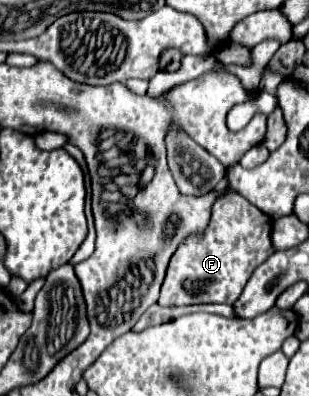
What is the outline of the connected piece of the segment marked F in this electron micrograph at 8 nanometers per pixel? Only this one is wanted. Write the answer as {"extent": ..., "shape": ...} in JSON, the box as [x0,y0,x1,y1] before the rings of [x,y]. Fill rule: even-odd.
{"extent":[160,193,272,305],"shape":[[[228,193],[212,205],[212,217],[204,231],[186,237],[170,259],[160,289],[160,305],[194,305],[194,303],[226,303],[234,305],[248,277],[272,253],[270,243],[272,219],[252,207],[240,193]],[[192,285],[192,291],[188,287]]]}

